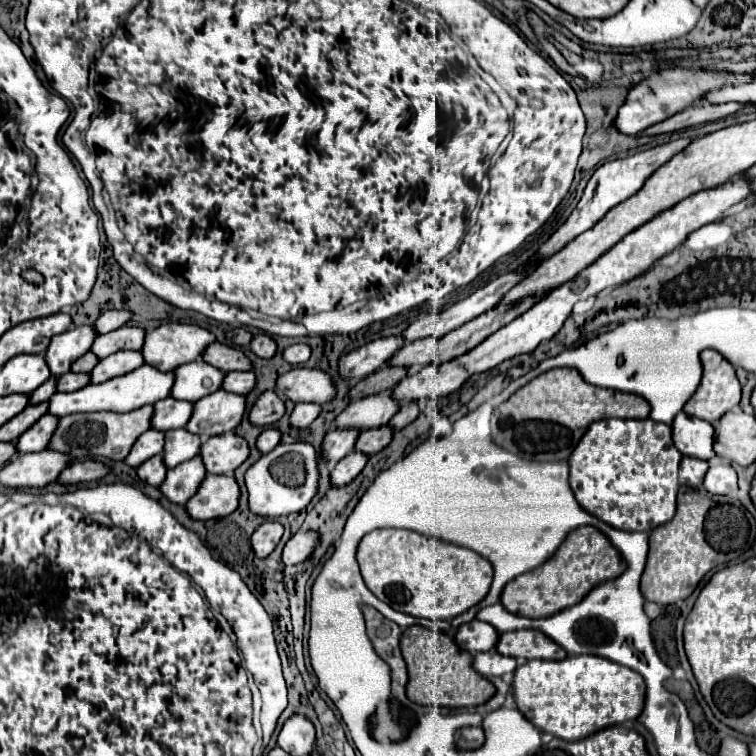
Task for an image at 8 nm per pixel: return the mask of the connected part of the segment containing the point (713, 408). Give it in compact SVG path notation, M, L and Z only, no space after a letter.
M711 349L703 351L701 363L703 379L693 397L685 403L683 411L715 425L723 413L739 405L741 385L735 377L735 367L721 353Z

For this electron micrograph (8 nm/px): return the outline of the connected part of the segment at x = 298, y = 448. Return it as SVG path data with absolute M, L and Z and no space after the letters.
M309 443L277 445L273 451L265 453L257 463L253 463L245 473L249 511L265 519L297 513L305 509L317 493L317 481L317 453Z

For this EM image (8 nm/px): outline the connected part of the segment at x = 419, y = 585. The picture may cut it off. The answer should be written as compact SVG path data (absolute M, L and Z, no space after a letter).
M387 527L367 533L357 547L357 563L367 589L377 599L395 611L433 621L451 621L477 605L493 581L493 567L479 553L407 529Z

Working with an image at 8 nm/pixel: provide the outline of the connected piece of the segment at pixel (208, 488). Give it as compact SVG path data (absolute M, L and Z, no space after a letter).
M207 475L199 491L185 503L191 519L209 521L233 513L239 505L239 485L235 477Z

